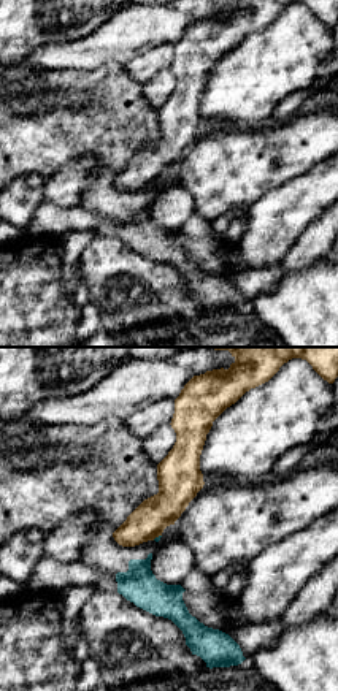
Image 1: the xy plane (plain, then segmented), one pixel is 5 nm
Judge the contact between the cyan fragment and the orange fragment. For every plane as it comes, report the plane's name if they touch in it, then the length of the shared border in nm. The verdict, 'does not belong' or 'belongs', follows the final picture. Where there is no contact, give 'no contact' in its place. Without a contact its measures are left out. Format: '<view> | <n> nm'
xy | 50 nm

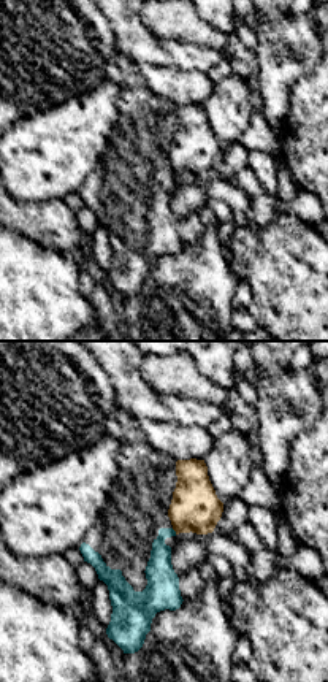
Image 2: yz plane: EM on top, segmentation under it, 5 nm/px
yz | 40 nm

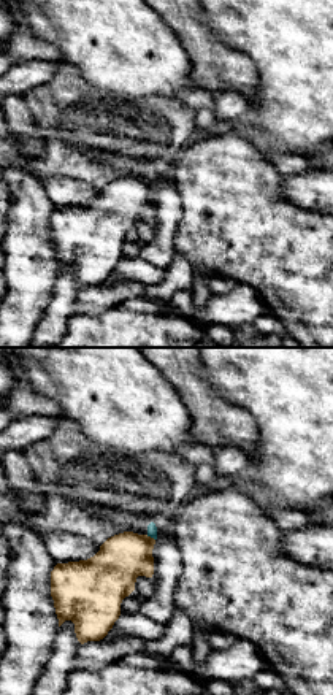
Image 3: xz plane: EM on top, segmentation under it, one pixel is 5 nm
xz | 50 nm

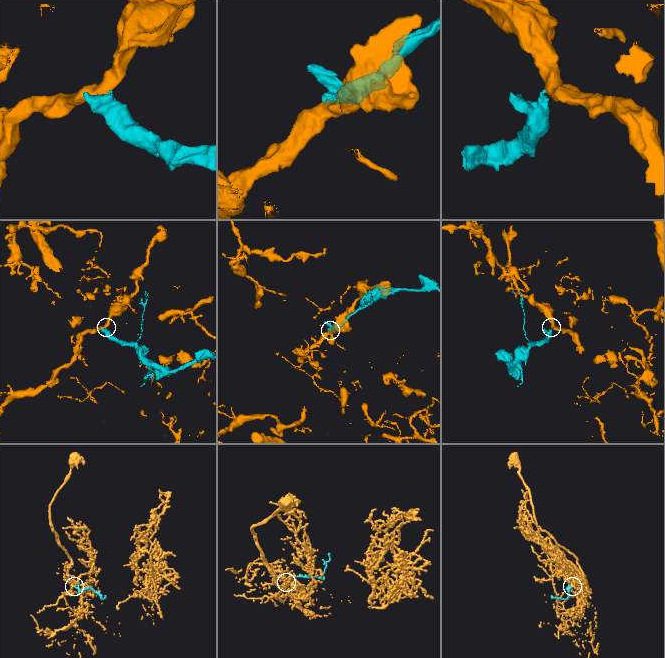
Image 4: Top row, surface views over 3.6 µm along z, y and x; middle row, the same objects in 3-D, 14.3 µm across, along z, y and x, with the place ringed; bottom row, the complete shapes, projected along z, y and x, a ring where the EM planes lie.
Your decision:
does not belong

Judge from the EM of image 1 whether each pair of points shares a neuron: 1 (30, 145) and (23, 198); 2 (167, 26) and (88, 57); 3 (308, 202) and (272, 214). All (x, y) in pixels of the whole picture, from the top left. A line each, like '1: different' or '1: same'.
1: different
2: same
3: same

